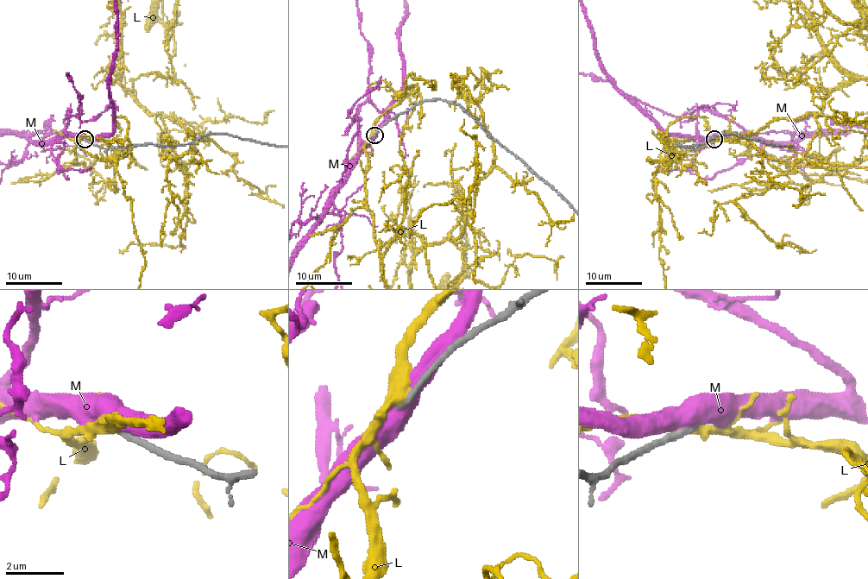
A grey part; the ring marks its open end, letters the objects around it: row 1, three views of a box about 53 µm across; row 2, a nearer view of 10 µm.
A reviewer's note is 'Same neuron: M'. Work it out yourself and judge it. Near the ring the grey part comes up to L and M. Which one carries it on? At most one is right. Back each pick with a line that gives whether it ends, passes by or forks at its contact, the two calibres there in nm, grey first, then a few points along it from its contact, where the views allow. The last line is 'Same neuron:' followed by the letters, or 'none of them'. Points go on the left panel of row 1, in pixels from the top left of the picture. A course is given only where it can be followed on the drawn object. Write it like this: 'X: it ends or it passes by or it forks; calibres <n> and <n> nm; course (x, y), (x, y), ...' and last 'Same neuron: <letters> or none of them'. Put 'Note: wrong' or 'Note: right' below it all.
M: it passes by; calibres 300 and 600 nm
Same neuron: M
Note: right

